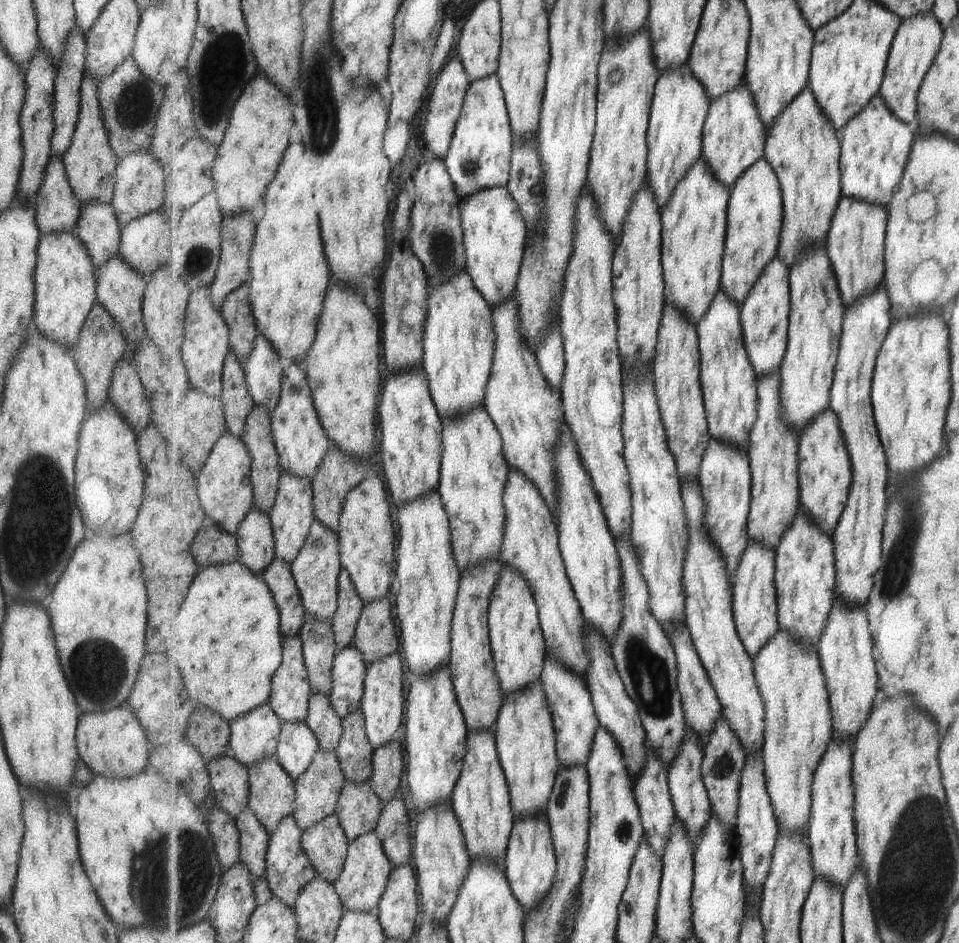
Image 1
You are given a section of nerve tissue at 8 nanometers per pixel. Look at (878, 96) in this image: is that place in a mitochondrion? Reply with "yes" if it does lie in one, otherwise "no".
no

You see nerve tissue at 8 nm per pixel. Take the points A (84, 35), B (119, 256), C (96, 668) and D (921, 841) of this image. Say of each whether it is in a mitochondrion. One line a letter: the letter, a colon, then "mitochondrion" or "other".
A: other
B: other
C: mitochondrion
D: mitochondrion

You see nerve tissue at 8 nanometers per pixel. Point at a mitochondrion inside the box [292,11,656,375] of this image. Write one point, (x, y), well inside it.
(321, 110)

